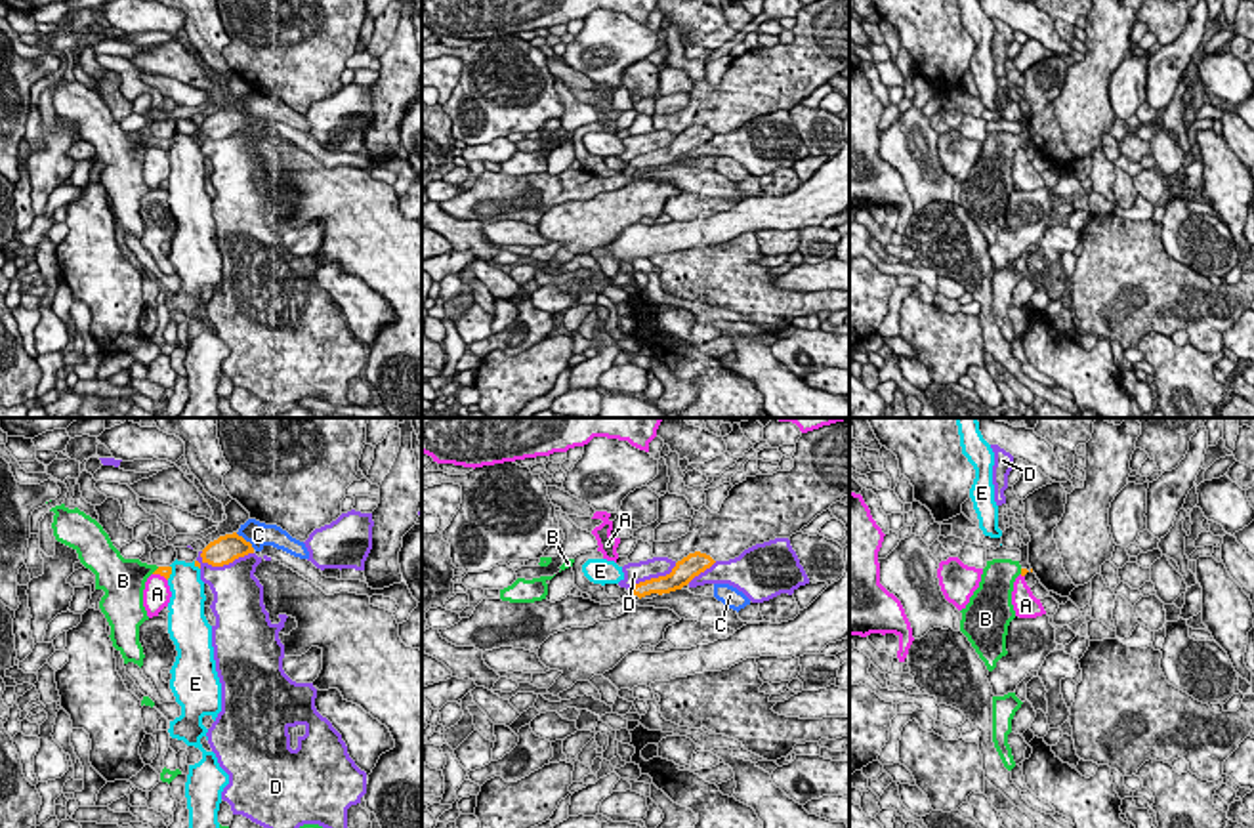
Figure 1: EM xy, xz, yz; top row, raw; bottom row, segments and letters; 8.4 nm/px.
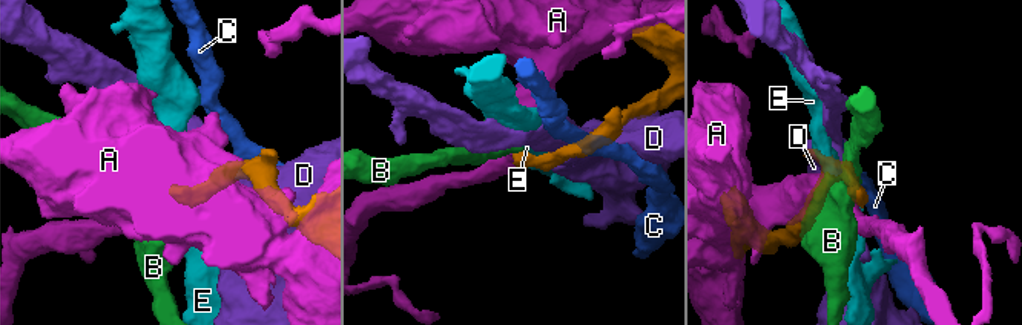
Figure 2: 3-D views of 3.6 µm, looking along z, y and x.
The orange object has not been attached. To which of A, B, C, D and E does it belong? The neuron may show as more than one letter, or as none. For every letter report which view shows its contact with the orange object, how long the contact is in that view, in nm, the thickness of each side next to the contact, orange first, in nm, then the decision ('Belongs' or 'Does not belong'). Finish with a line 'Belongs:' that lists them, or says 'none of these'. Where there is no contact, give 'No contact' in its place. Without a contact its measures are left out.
A: Touches orange in xy. Shared border 140 nm. Thickness 100 nm (orange) against 240 nm. Does not belong
B: Touches orange in xy. Shared border 100 nm. Thickness 100 nm (orange) against 300 nm. Belongs
C: Touches orange in xy. Shared border 220 nm. Thickness 240 nm (orange) against 200 nm. Does not belong
D: Touches orange in xy. Shared border 480 nm. Thickness 240 nm (orange) against 400 nm. Does not belong
E: Touches orange in xy. Shared border 130 nm. Thickness 100 nm (orange) against 280 nm. Does not belong
Belongs: B

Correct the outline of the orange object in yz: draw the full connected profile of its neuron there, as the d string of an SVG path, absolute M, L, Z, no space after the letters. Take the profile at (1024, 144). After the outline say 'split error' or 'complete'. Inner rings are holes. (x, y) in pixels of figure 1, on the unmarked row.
M1012 132L987 134L979 160L970 176L960 183L960 204L968 210L987 242L993 244L996 235L1008 227L1008 198L1015 191L1012 177L1014 155L1029 143Z; split error

